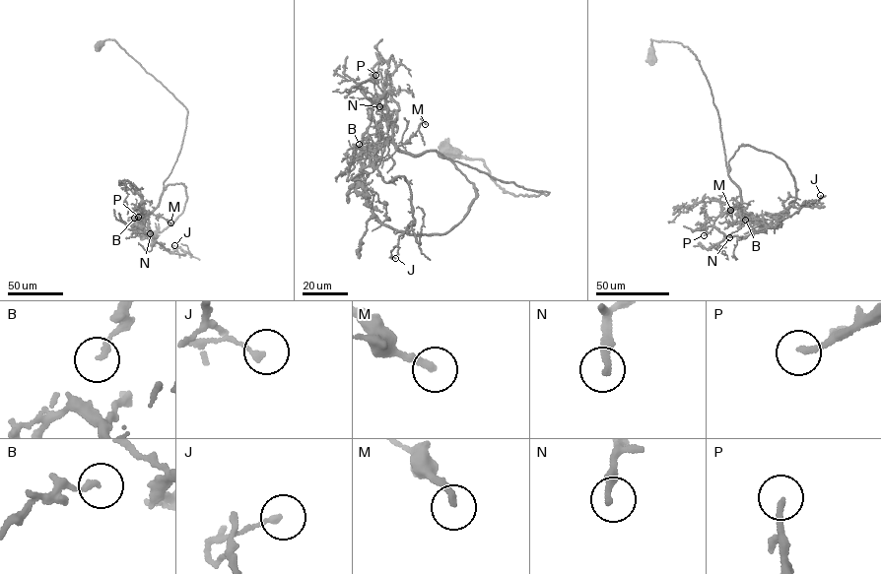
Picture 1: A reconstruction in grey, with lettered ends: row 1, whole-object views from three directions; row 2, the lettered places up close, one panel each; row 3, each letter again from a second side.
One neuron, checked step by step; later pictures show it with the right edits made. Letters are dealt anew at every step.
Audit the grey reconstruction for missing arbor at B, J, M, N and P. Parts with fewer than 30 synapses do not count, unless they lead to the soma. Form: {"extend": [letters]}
{"extend": []}

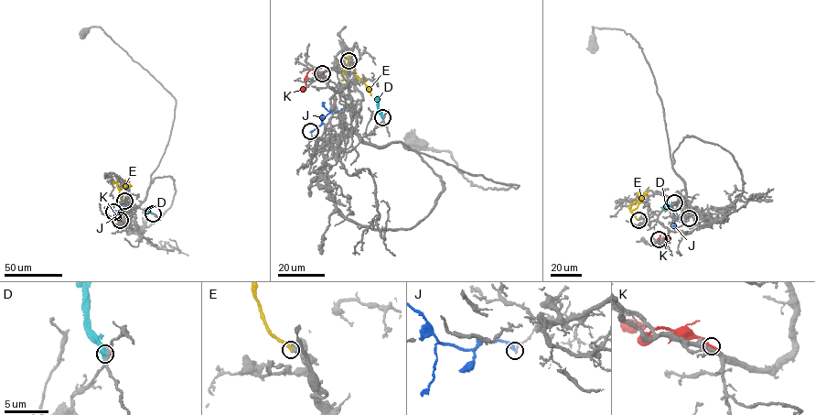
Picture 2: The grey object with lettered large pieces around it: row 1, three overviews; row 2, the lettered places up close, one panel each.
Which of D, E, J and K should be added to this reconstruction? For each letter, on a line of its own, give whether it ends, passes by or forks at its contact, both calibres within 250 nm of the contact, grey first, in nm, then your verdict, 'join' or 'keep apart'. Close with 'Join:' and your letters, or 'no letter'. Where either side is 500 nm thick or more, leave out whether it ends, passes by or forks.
D: 400/700 nm | keep apart
E: 650/320 nm | keep apart
J: it ends | 170/300 nm | keep apart
K: it ends | 440/300 nm | keep apart
Join: no letter

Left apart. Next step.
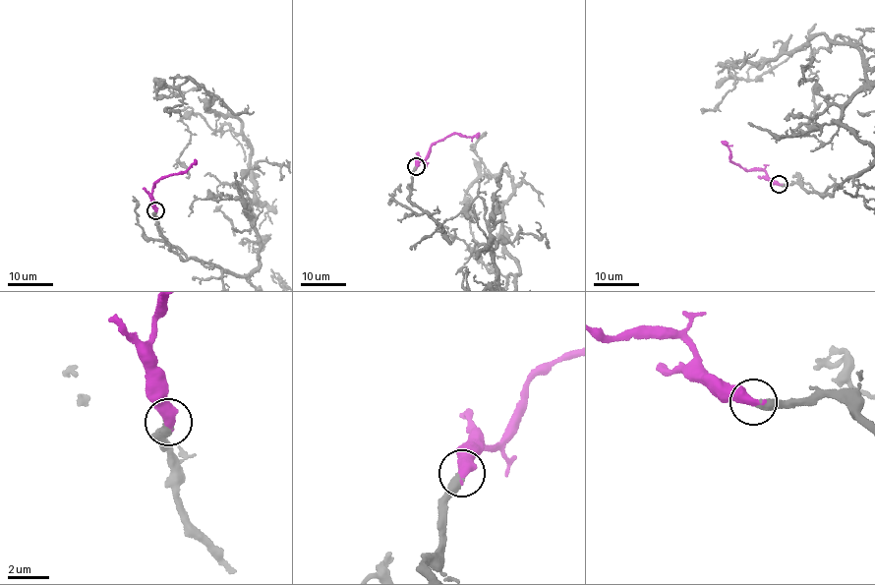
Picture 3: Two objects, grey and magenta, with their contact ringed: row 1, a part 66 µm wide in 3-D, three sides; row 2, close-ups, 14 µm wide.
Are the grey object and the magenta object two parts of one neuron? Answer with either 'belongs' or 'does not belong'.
belongs

